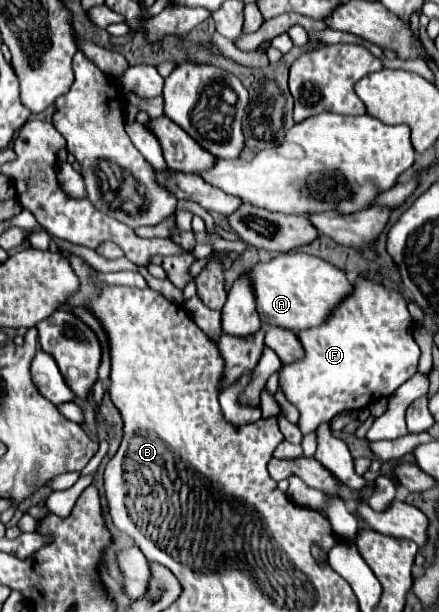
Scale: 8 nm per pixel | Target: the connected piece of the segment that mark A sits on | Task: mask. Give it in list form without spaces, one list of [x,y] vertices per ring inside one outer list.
[[[291,251],[285,255],[277,255],[267,263],[257,263],[247,273],[261,323],[291,331],[321,325],[337,307],[337,303],[351,293],[351,283],[341,269],[301,251]]]

